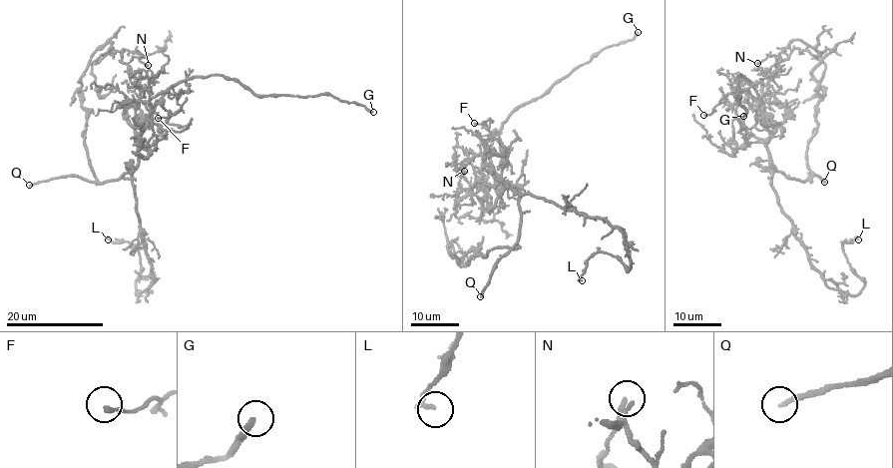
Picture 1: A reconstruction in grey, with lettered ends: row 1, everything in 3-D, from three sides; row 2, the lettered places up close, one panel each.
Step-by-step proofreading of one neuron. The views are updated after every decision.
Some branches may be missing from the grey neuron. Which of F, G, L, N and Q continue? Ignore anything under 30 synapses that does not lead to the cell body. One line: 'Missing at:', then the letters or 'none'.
Missing at: G, Q

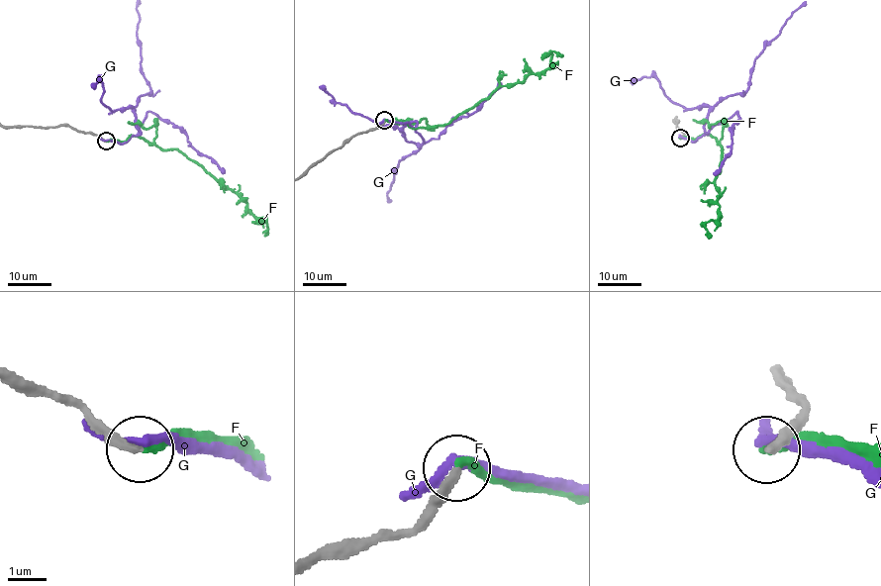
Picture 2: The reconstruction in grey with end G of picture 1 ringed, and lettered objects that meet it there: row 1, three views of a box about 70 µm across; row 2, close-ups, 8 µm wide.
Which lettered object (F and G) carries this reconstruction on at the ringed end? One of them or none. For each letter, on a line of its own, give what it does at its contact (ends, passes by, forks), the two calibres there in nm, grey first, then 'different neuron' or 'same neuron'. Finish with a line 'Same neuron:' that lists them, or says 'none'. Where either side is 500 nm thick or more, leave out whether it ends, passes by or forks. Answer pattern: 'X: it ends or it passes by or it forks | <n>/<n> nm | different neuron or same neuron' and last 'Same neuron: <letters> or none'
F: it ends | 260/220 nm | same neuron
G: it ends | 280/320 nm | different neuron
Same neuron: F

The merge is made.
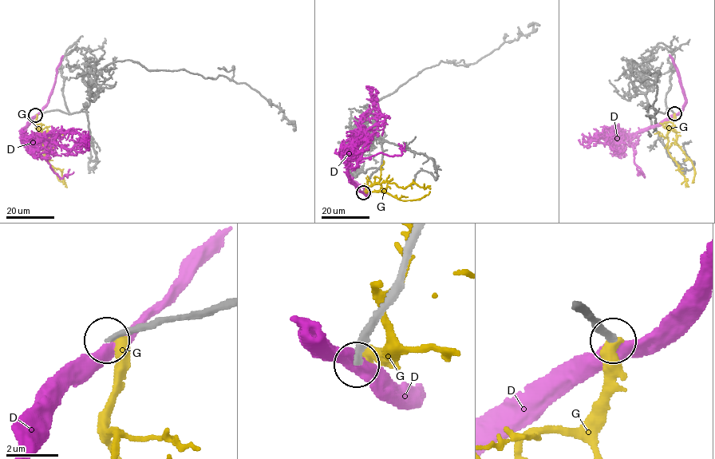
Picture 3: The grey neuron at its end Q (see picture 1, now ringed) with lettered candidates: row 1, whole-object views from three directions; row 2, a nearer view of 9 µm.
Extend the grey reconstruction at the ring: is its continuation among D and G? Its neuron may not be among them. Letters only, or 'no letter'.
no letter

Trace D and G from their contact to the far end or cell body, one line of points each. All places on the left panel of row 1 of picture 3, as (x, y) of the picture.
D: (36, 115), (24, 127), (23, 136), (68, 148), (87, 142), (88, 148), (84, 142)
G: (36, 115), (36, 128), (45, 152), (50, 165), (61, 171), (65, 186)

